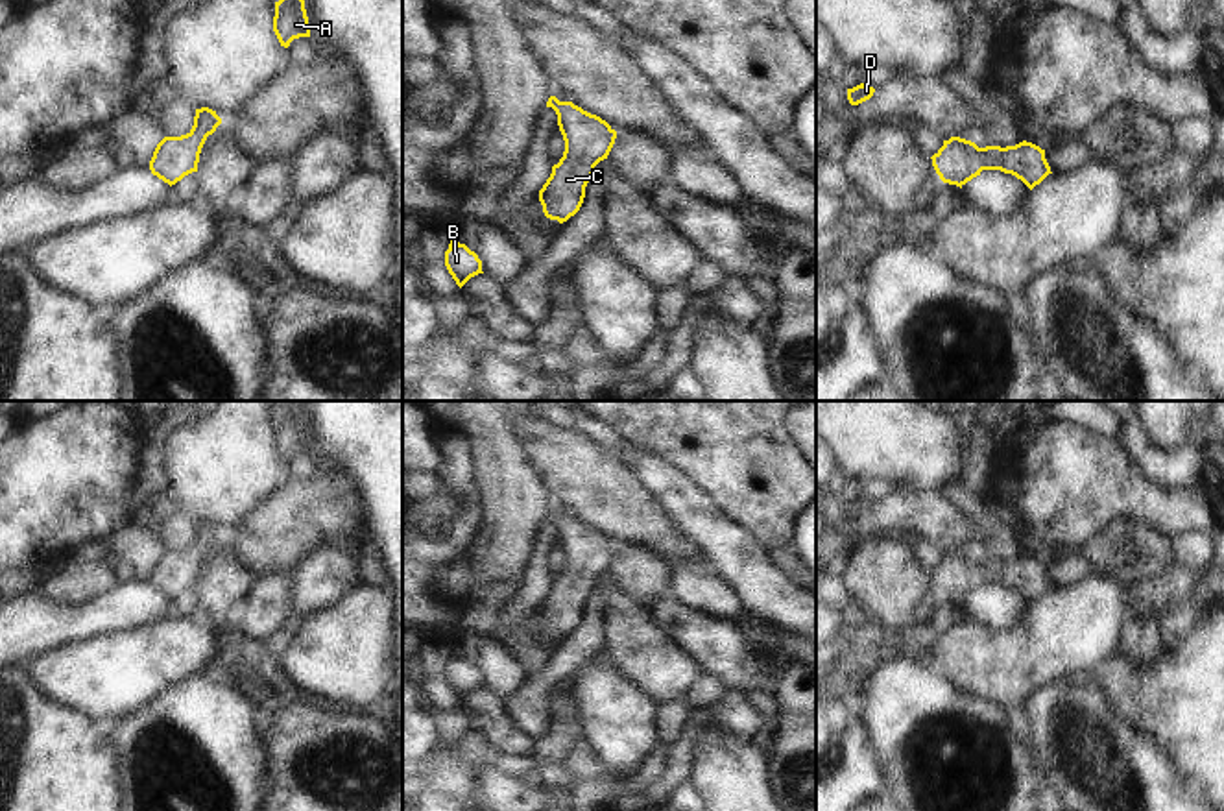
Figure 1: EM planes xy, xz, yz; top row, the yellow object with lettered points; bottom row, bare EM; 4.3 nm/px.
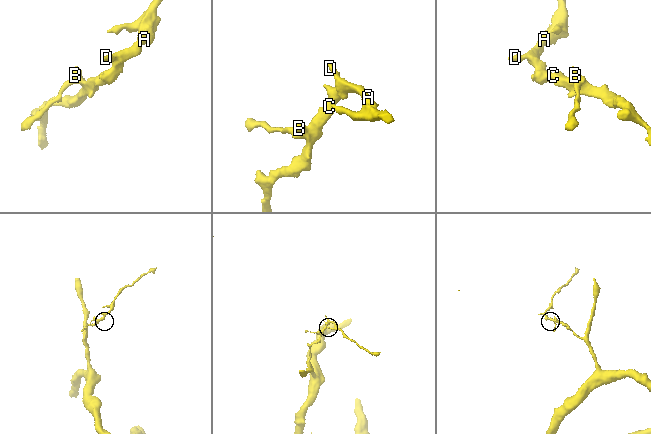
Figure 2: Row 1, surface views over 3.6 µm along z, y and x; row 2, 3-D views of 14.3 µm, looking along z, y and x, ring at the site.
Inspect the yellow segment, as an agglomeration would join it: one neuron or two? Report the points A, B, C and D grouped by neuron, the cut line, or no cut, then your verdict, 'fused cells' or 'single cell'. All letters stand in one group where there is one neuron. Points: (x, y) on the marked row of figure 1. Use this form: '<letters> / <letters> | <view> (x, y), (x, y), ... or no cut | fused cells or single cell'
A B C D | no cut | single cell

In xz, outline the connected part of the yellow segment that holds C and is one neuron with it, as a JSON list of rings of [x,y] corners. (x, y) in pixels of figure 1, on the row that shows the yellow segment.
[[[550,96],[546,107],[552,107],[558,115],[565,151],[539,190],[539,201],[546,218],[563,224],[580,211],[594,166],[607,159],[617,131],[606,120],[572,102],[559,102]]]

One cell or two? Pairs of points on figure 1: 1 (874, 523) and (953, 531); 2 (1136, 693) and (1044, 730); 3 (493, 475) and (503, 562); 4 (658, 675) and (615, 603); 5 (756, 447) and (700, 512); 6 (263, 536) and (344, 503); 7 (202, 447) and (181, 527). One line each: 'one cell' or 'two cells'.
1: one cell
2: two cells
3: one cell
4: one cell
5: two cells
6: one cell
7: two cells

